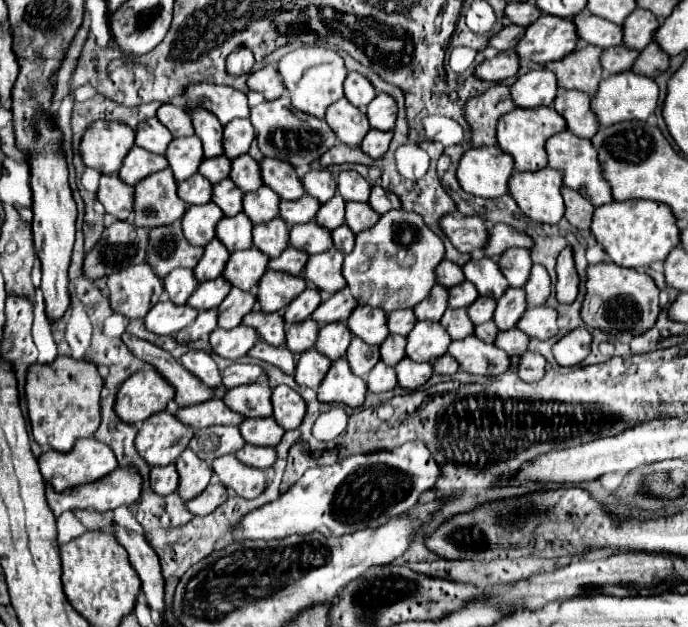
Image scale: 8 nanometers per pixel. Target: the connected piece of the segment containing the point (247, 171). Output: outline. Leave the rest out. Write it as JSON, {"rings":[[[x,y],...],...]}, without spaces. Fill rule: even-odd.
{"rings":[[[248,153],[246,155],[240,155],[238,159],[232,159],[230,179],[236,183],[236,187],[242,193],[256,191],[258,187],[262,187],[262,177],[260,177],[258,161],[254,161]]]}

